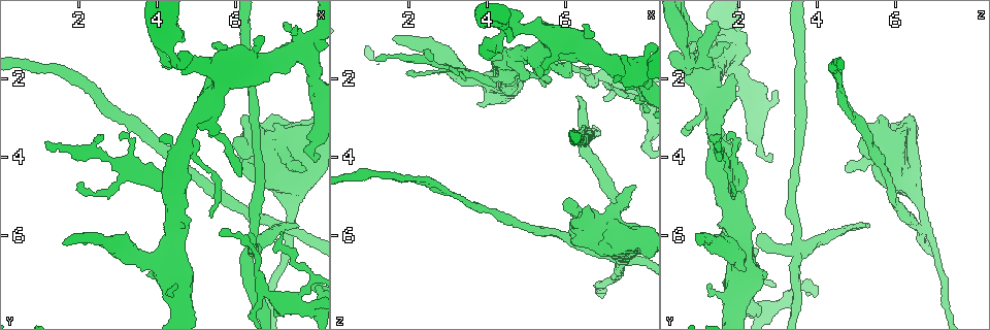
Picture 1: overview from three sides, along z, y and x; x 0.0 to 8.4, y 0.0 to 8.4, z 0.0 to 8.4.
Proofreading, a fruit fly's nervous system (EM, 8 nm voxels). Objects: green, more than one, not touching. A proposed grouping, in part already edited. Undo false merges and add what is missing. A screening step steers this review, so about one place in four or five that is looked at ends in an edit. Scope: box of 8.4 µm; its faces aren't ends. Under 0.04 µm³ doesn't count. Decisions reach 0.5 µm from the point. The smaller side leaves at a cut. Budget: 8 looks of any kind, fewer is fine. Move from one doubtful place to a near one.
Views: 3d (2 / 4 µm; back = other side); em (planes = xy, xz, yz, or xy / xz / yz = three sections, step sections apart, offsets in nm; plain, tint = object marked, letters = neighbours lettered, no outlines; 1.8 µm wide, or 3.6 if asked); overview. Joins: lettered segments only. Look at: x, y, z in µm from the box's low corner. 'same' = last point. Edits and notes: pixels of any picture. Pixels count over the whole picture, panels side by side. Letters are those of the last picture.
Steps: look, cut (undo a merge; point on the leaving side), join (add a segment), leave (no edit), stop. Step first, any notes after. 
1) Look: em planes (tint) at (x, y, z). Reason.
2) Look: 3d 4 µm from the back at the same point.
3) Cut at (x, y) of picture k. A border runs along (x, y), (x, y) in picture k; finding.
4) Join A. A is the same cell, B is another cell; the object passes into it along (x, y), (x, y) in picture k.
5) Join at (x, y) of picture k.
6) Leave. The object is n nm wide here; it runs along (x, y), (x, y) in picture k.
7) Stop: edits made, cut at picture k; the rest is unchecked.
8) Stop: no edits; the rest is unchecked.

Look: em planes (letters) at (4.05, 3.55, 1.45). Stops while still wide.

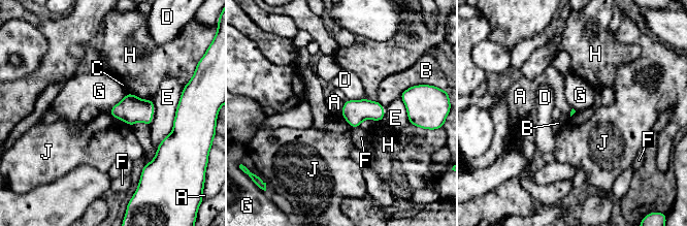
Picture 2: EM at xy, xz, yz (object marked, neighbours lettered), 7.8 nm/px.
Leave. A, B, C, D, E, F, G, H and J are other cells; a border runs along (346, 99), (339, 112) in picture 2; no lettered segment goes on from it.

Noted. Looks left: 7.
Look: 3d 4 µm from the back at (6.10, 4.55, 1.65). Branch stops here.

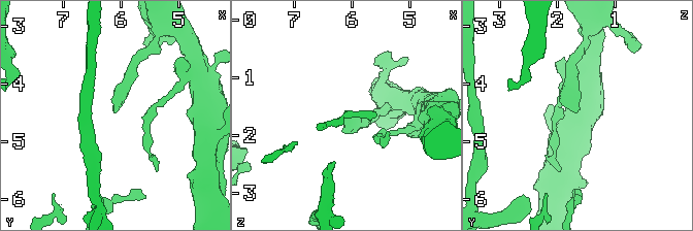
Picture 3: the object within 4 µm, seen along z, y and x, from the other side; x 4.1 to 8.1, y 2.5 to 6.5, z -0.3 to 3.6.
Look: em 3.6 µm planes (tint) at (6.15, 4.50, 1.65).

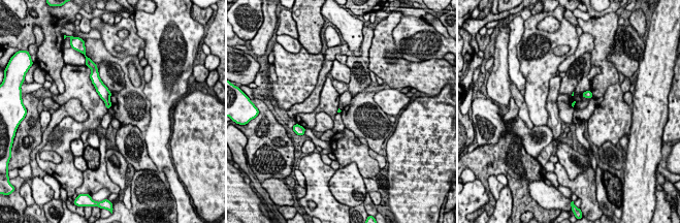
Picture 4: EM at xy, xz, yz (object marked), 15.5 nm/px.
Look: em 3.6 µm planes (letters) at the same point. See the neighbours.

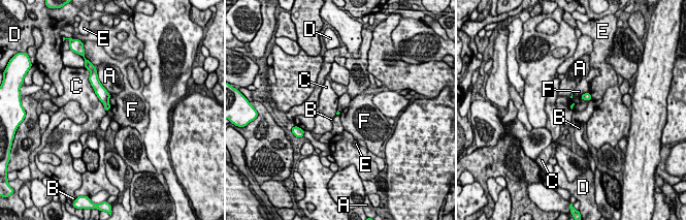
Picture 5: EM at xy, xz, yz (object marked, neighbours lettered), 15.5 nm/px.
Leave. The longest contact is with C, 550 nm; A, B, C, D, E and F are other cells; a border runs along (589, 91), (585, 92), (580, 98) in picture 5; none of them fits.

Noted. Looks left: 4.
Look: em xz step 8 (tint) at (7.15, 2.90, 6.30). Branch stops here.

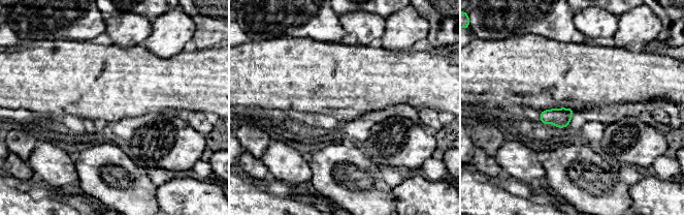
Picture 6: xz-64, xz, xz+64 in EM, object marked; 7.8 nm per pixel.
Look: em planes (tint) at the same point.

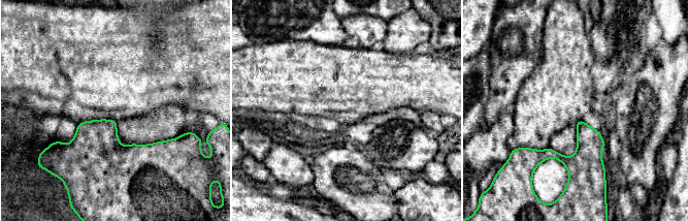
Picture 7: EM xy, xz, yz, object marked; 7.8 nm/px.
Look: em planes (letters) at the same point. See the neighbours.

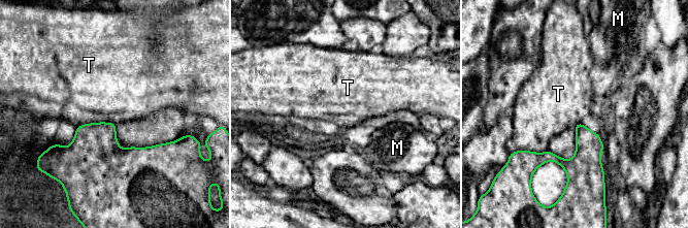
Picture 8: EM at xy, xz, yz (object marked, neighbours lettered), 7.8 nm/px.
Leave. M and T are other cells; no lettered segment goes on from it.

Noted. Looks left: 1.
Stop: no edits; the rest is unchecked.

